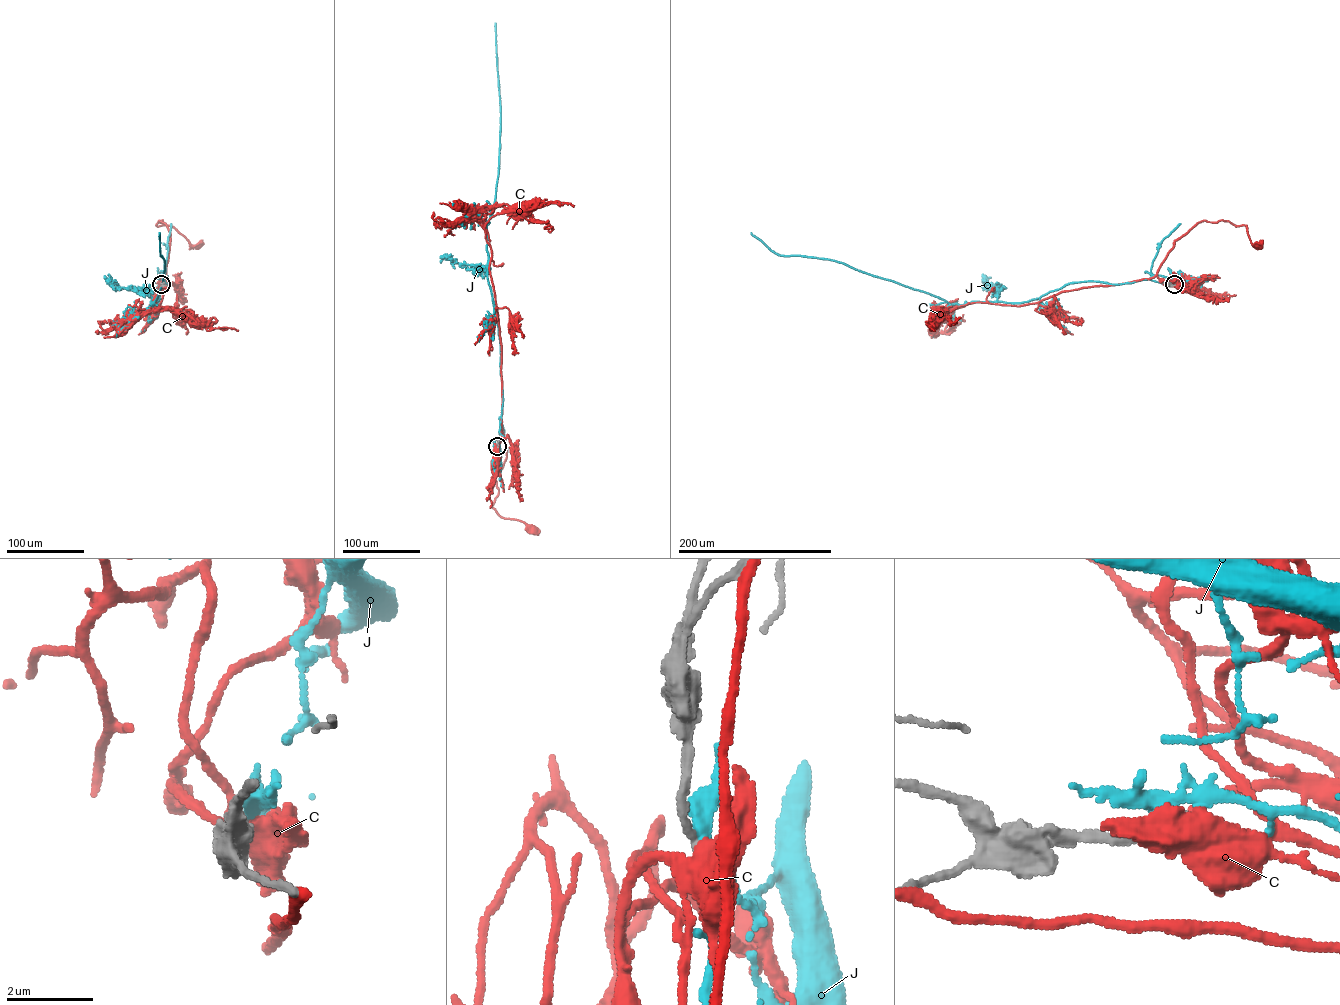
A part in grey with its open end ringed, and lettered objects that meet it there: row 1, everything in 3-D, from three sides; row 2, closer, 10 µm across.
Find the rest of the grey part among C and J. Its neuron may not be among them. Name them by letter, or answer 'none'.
none

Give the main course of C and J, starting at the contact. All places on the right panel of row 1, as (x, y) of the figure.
C: (1175, 284), (1173, 279), (1165, 284), (1157, 271), (1174, 242), (1199, 222), (1246, 225), (1251, 242), (1259, 246)
J: (1175, 284), (1153, 275), (1072, 282), (1020, 303), (949, 304), (842, 263), (778, 255), (751, 232)

